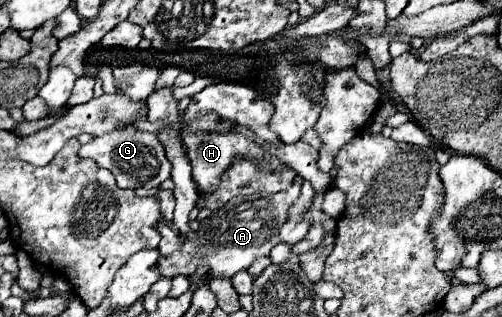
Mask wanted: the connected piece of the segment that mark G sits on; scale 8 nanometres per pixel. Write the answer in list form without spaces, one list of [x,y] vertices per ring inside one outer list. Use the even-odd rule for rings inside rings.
[[[133,126],[113,130],[101,138],[93,138],[93,142],[81,146],[79,156],[91,158],[99,166],[107,168],[115,176],[119,188],[133,188],[133,190],[141,186],[153,188],[153,186],[159,186],[163,180],[167,180],[171,172],[171,164],[165,156],[161,142],[157,140],[157,134],[141,132],[139,128],[133,128]]]

